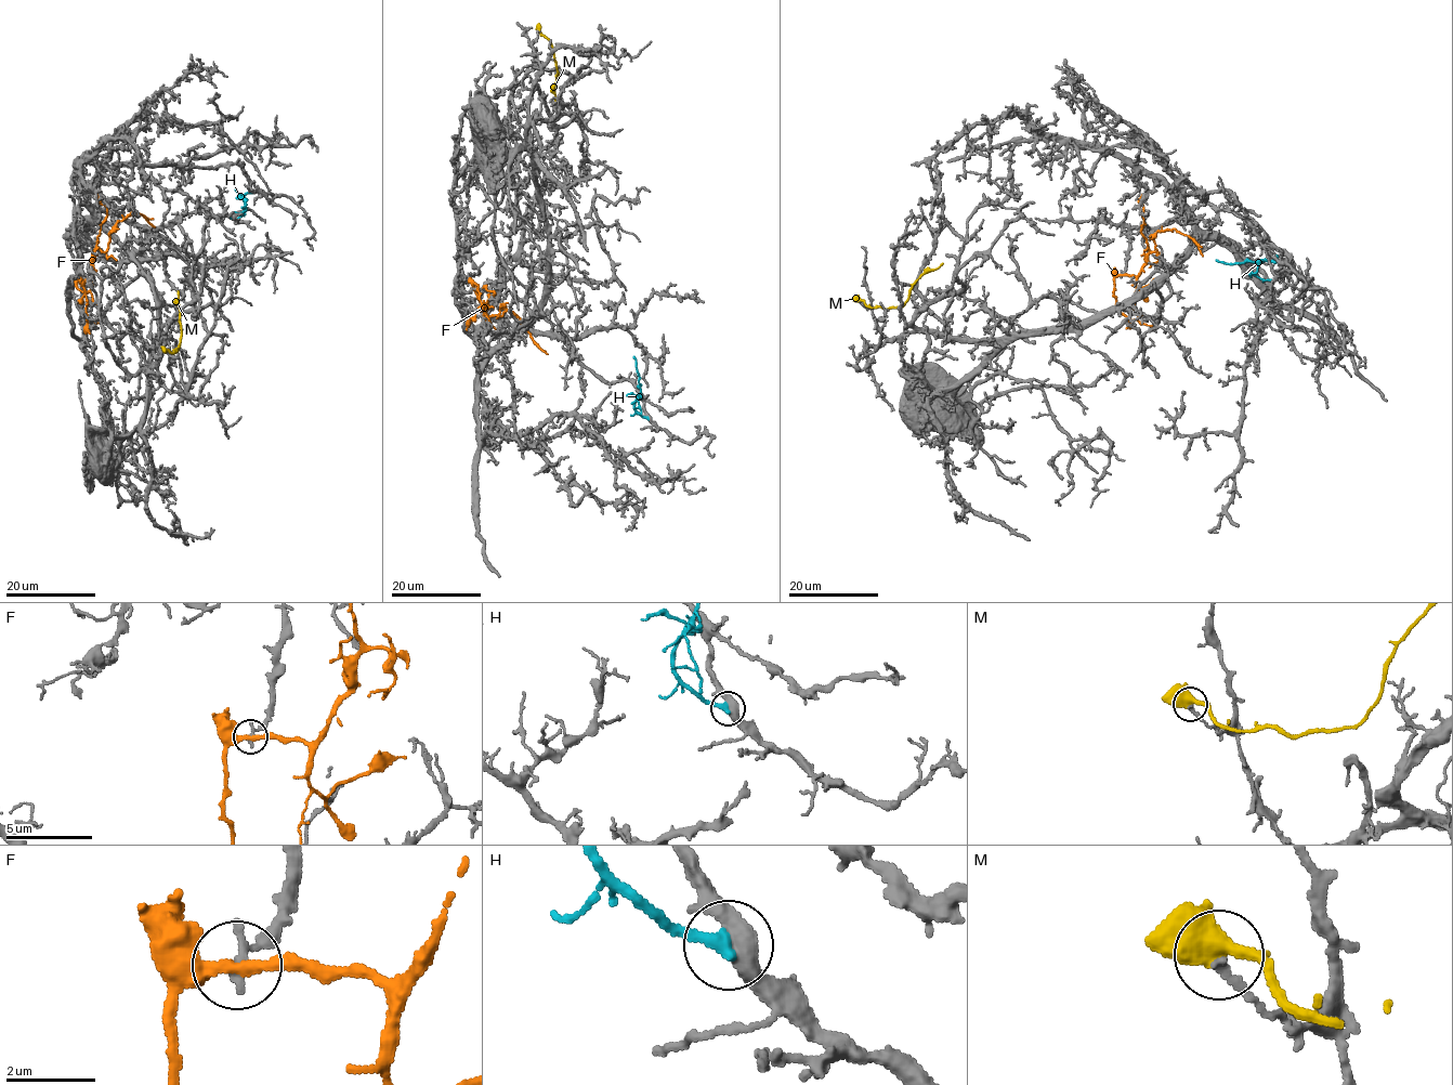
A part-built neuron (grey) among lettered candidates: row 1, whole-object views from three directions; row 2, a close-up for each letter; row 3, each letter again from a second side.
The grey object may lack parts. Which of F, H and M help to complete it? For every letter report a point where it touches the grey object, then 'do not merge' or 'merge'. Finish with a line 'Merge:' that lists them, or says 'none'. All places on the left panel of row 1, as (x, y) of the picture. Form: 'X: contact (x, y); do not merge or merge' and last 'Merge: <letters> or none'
F: contact (83, 283); do not merge
H: contact (252, 192); do not merge
M: contact (164, 351); do not merge
Merge: none

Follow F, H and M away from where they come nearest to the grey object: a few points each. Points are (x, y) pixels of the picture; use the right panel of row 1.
F: (1121, 274), (1137, 276), (1146, 256), (1156, 252), (1155, 258), (1153, 236), (1162, 231), (1186, 234), (1202, 256)
H: (1280, 262), (1230, 264), (1216, 260)
M: (859, 300), (868, 306), (900, 306), (907, 300), (912, 285), (943, 263)

